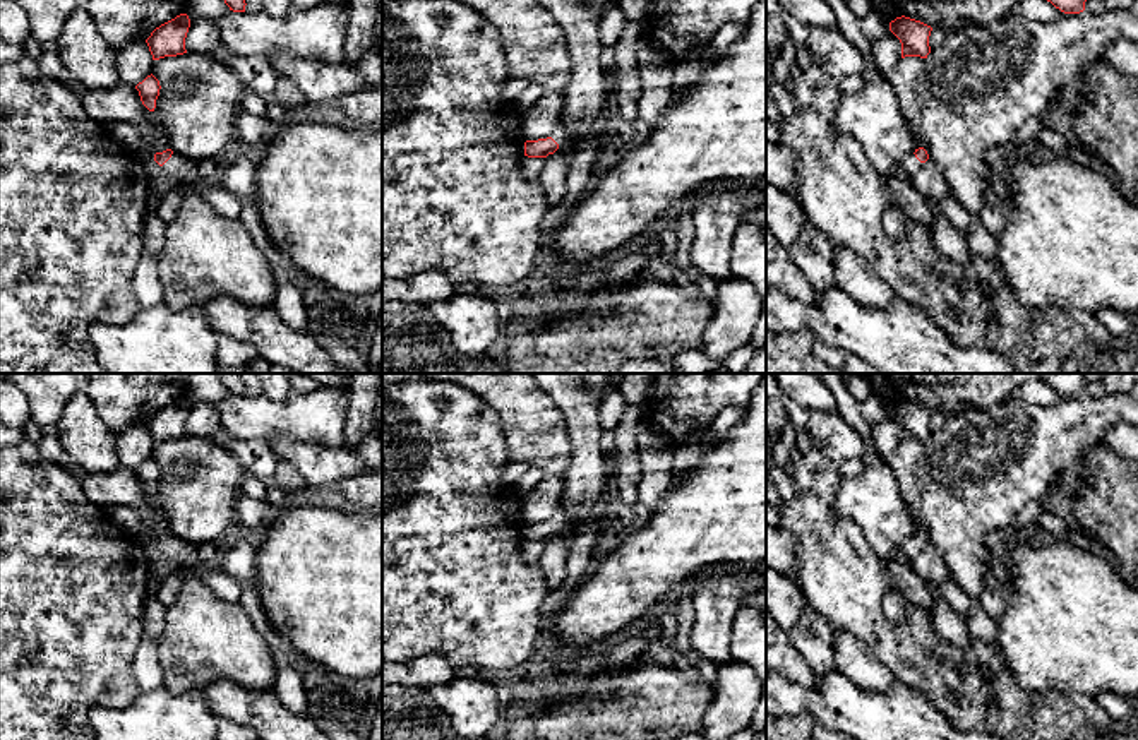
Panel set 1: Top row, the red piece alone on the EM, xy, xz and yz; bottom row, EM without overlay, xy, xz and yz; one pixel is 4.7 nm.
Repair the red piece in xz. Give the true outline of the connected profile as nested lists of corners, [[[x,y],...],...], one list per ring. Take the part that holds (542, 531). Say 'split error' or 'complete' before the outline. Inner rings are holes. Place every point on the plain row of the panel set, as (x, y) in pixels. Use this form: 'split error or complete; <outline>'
split error; [[[560,505],[550,521],[538,522],[538,524],[526,524],[524,526],[524,540],[547,541],[548,538],[554,538],[559,531],[562,531],[571,521],[572,521],[572,514],[569,514]]]

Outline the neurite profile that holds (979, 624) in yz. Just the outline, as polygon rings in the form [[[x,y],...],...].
[[[980,605],[970,608],[968,615],[965,617],[965,627],[972,637],[985,642],[989,648],[997,651],[996,622]]]

